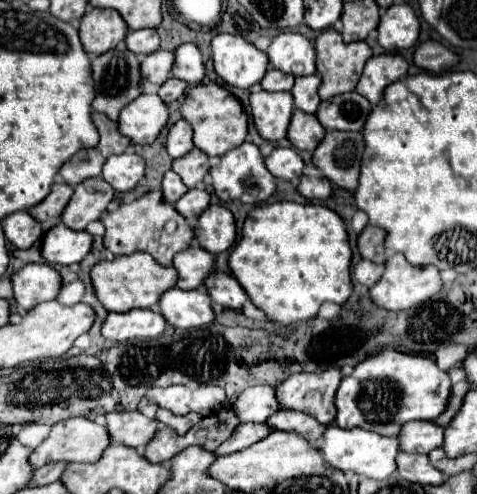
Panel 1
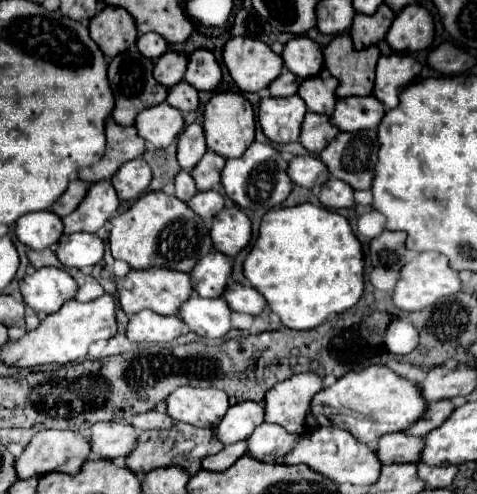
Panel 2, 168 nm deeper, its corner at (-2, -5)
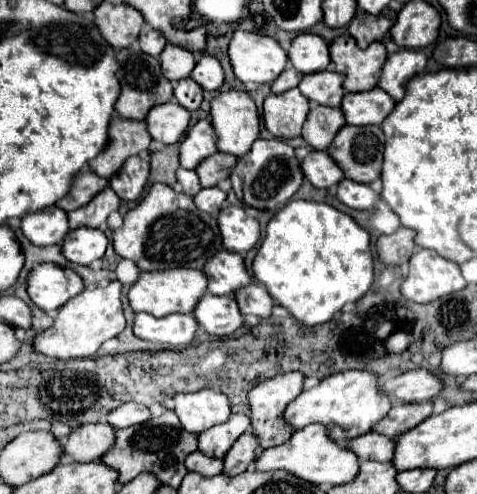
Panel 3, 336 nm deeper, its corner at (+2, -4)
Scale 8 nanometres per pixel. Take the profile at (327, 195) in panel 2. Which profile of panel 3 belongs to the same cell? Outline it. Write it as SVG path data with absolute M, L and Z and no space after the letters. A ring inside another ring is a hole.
M343 179L337 183L335 197L351 209L373 209L375 201L379 199L379 195L369 185L359 185L351 179Z

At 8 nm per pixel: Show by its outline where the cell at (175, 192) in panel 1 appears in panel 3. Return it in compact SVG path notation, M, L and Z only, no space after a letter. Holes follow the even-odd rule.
M179 167L179 169L177 169L177 181L181 183L183 193L189 195L189 197L195 197L195 193L201 189L195 171L187 171L187 169L181 169L181 167Z

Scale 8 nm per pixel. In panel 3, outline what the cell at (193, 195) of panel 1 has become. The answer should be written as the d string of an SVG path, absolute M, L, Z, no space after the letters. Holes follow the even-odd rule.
M209 187L209 189L201 189L195 197L193 197L193 203L197 209L209 213L211 217L217 217L219 215L219 209L223 207L227 195L217 189L217 187Z

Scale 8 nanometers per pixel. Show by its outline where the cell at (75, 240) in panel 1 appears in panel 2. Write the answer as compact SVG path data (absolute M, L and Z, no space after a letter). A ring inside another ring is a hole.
M79 232L79 234L61 236L57 256L63 266L81 270L81 268L95 266L97 262L101 262L103 252L105 252L103 240L97 234Z

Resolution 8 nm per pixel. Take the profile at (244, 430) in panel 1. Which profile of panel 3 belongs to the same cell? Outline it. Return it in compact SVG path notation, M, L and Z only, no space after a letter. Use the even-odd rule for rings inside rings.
M195 451L187 457L187 469L189 471L197 471L205 477L211 477L211 475L219 475L223 471L223 459L219 457L207 457L205 453L201 451Z

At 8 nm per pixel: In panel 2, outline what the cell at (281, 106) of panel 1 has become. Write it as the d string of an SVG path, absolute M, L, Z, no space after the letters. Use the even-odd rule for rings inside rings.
M299 94L289 98L263 98L259 106L259 124L263 134L275 144L297 142L305 112L307 106Z

